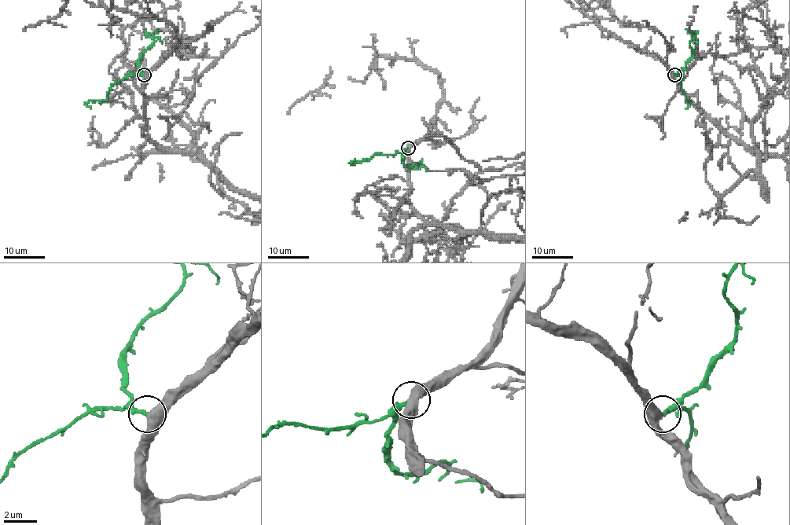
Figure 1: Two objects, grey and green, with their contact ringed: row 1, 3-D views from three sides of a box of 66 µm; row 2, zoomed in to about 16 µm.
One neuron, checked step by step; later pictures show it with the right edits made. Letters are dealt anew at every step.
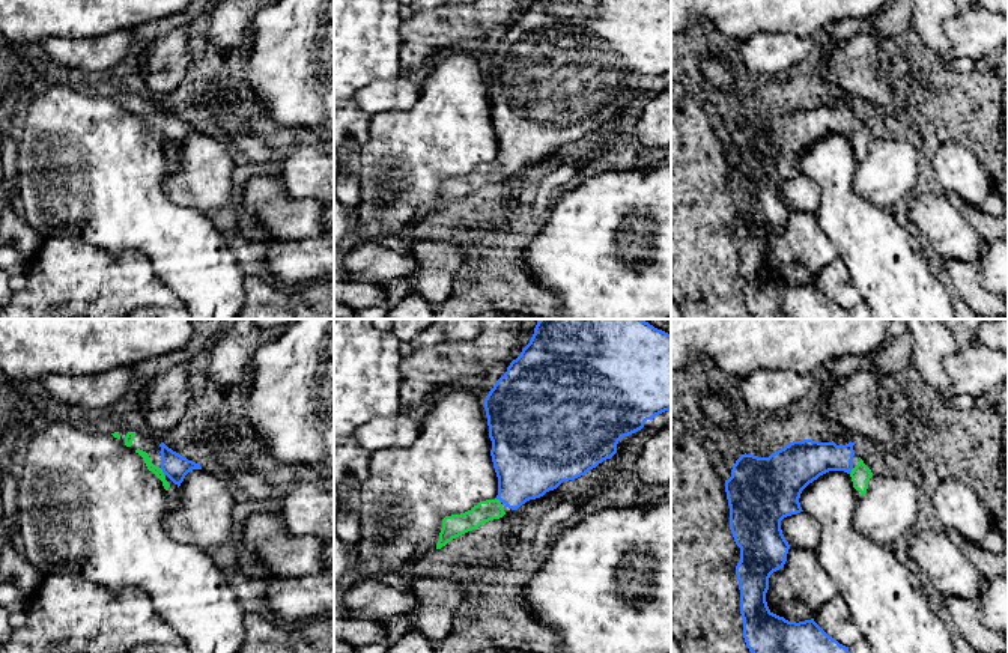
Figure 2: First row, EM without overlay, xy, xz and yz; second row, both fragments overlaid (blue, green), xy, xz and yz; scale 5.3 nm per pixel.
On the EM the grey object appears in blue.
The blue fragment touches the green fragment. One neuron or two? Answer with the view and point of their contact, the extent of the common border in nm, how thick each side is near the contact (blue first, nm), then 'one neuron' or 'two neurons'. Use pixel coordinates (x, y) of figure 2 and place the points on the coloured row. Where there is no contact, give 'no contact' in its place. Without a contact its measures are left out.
contact xy (163, 471); length 50 nm; calibres 140 and 50 nm; one neuron

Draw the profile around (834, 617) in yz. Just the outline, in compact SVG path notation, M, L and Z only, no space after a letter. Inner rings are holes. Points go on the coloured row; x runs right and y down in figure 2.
M838 593L823 605L814 621L839 644L850 647L862 639L862 633L855 624L843 596Z

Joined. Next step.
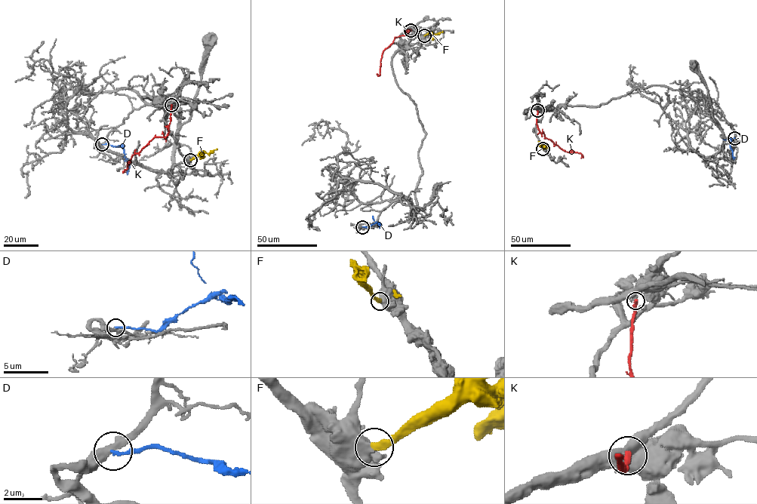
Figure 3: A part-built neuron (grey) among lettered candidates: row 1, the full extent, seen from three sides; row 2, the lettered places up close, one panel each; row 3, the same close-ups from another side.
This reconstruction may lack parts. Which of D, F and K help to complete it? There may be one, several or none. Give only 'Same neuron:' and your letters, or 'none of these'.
Same neuron: F

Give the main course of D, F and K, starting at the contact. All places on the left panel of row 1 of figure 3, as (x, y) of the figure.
D: (102, 144), (121, 147), (125, 160), (129, 164), (127, 175)
F: (190, 160), (216, 149)
K: (171, 105), (168, 134), (152, 139), (132, 156), (122, 173)

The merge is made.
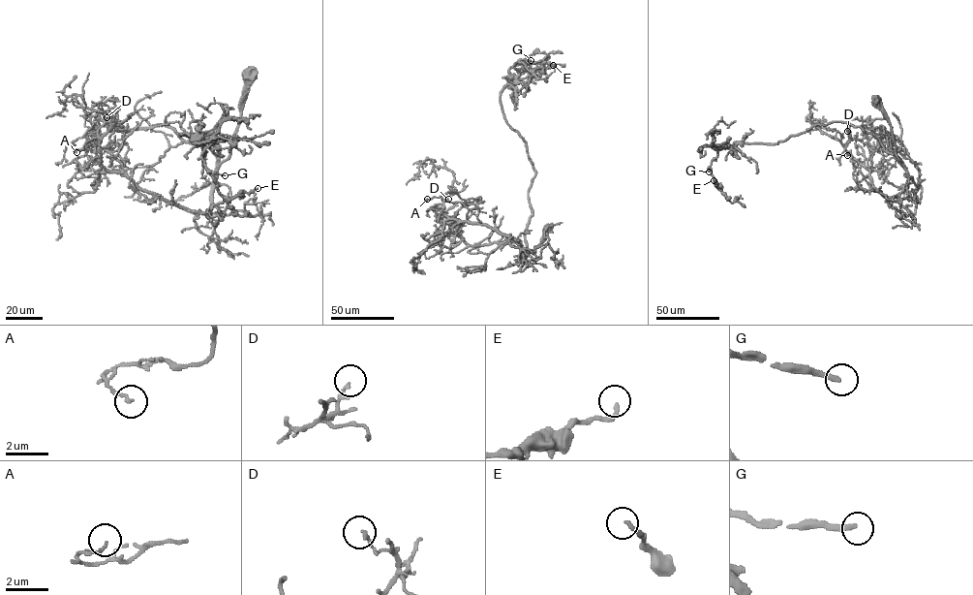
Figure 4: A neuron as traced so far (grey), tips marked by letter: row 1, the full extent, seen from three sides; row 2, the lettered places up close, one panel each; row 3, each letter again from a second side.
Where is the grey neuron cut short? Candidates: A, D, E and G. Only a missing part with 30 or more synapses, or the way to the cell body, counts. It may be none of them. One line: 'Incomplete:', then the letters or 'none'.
Incomplete: G

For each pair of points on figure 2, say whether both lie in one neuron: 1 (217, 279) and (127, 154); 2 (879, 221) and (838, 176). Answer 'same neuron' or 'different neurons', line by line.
1: same neuron
2: same neuron

